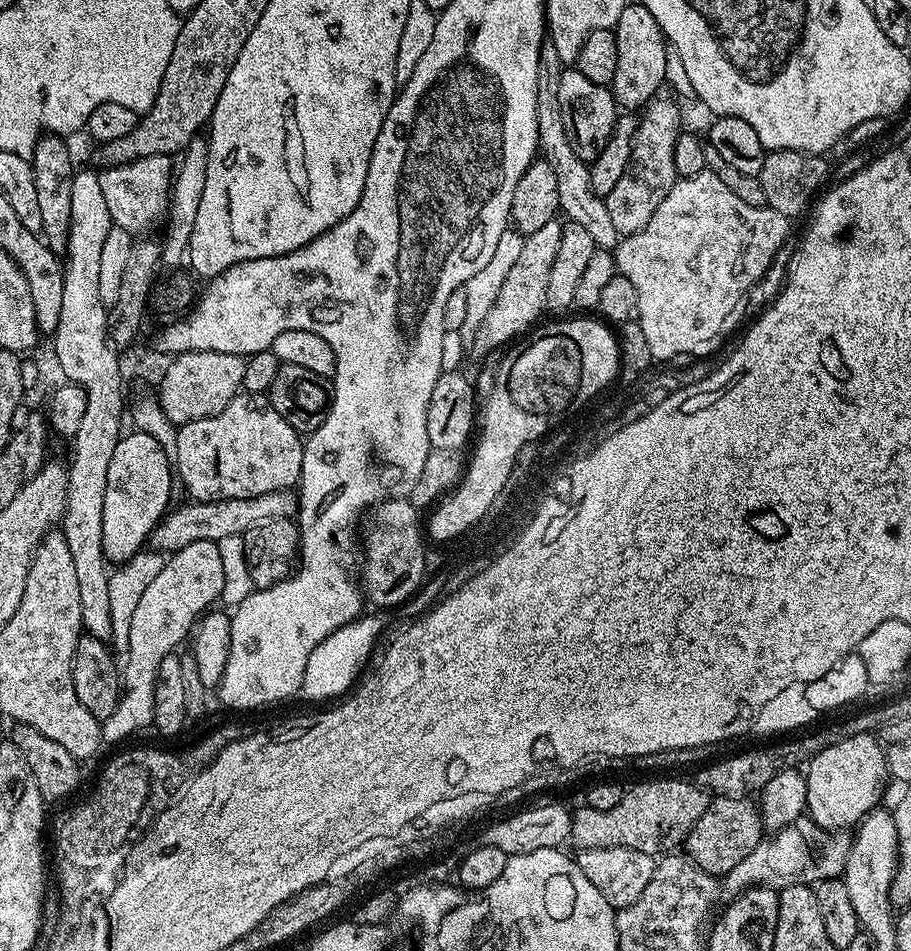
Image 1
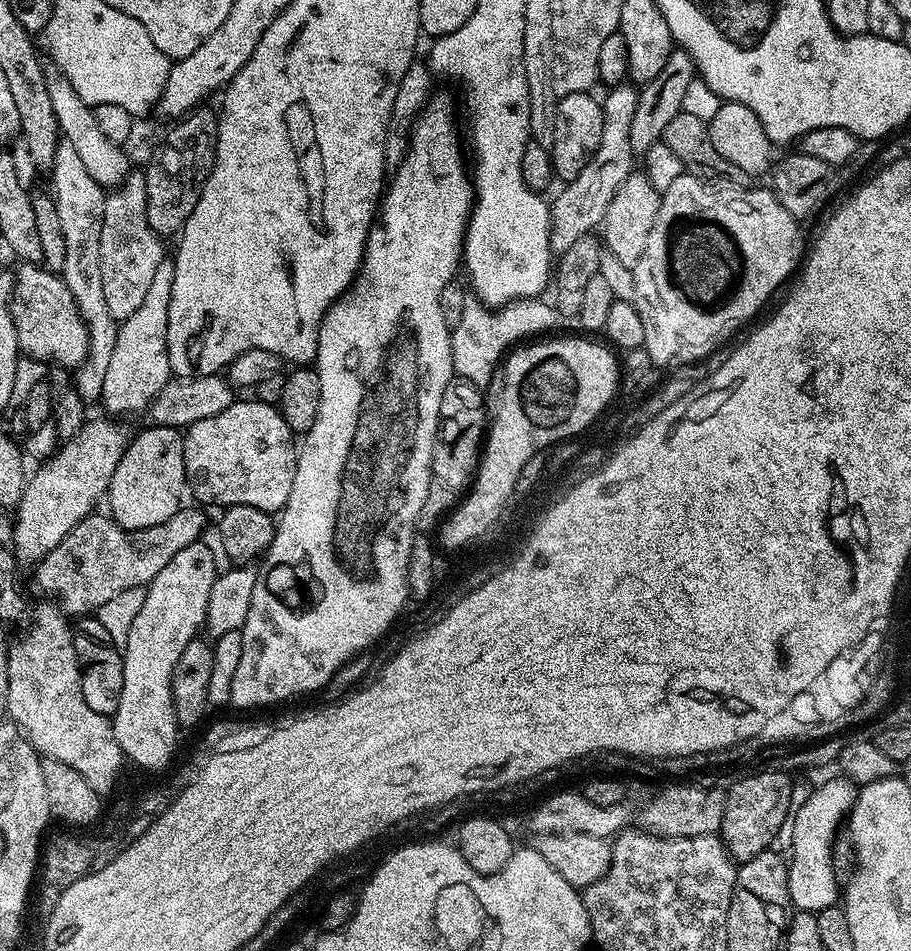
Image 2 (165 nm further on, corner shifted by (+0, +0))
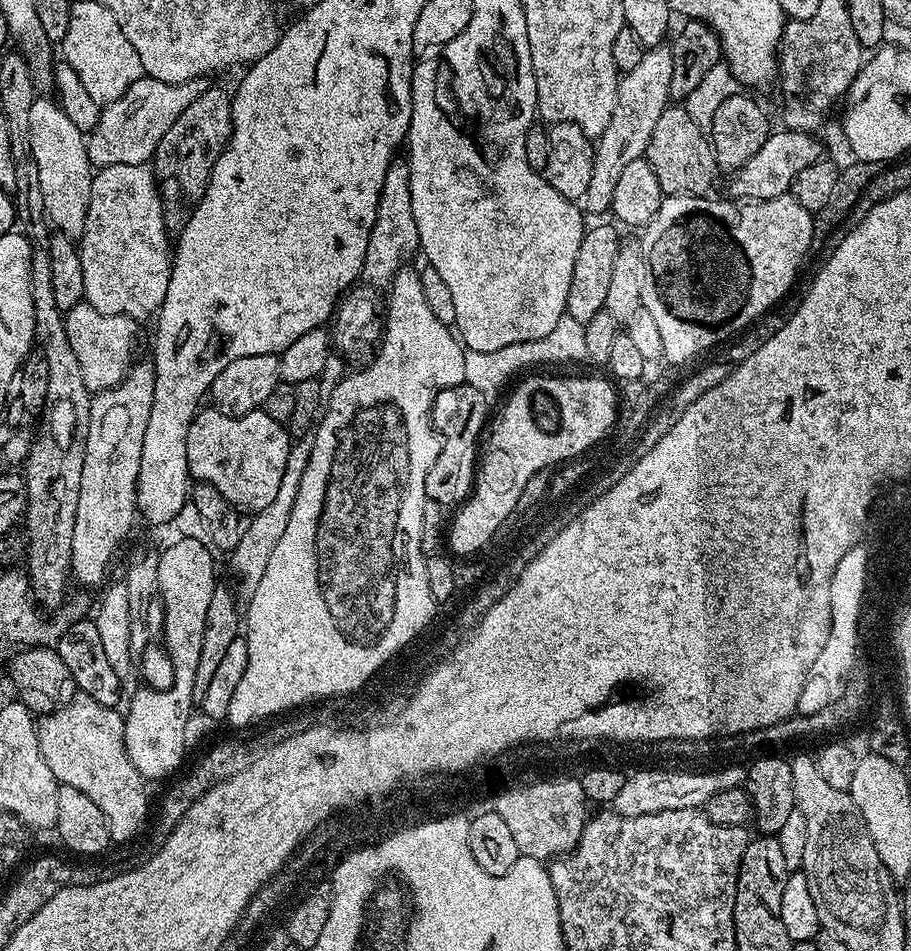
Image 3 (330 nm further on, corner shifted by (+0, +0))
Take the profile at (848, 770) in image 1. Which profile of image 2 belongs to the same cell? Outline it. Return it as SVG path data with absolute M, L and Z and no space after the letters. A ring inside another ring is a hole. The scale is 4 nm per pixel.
M844 776L820 785L795 809L790 824L791 856L788 862L787 890L789 903L802 912L817 913L837 903L838 875L834 851L838 826L847 819L856 803L857 787Z

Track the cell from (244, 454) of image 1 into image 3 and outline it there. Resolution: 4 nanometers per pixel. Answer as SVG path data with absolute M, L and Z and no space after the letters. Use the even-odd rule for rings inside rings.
M215 407L206 408L197 411L190 434L186 434L189 477L214 486L214 490L241 514L266 510L278 495L282 470L286 470L286 454L292 449L287 427L274 422L274 418L262 410L247 412L244 416L228 416Z

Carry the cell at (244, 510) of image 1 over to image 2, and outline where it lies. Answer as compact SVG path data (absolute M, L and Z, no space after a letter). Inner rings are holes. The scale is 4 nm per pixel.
M182 506L173 516L166 518L166 522L158 522L158 526L146 526L142 530L124 528L108 514L87 516L35 565L36 580L41 590L49 592L52 595L49 597L54 598L69 617L83 618L95 613L106 606L110 598L122 594L122 590L151 584L174 554L186 550L186 546L203 537L210 520L199 512L199 507L196 508Z

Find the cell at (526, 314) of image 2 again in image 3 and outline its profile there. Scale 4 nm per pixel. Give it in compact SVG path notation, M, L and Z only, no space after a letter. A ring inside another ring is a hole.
M565 313L558 320L554 330L543 339L530 342L514 343L494 352L465 351L463 360L464 381L474 386L479 393L492 398L494 394L509 380L512 374L518 373L524 368L538 364L566 364L568 362L584 362L586 354L586 332L584 324L570 318Z

